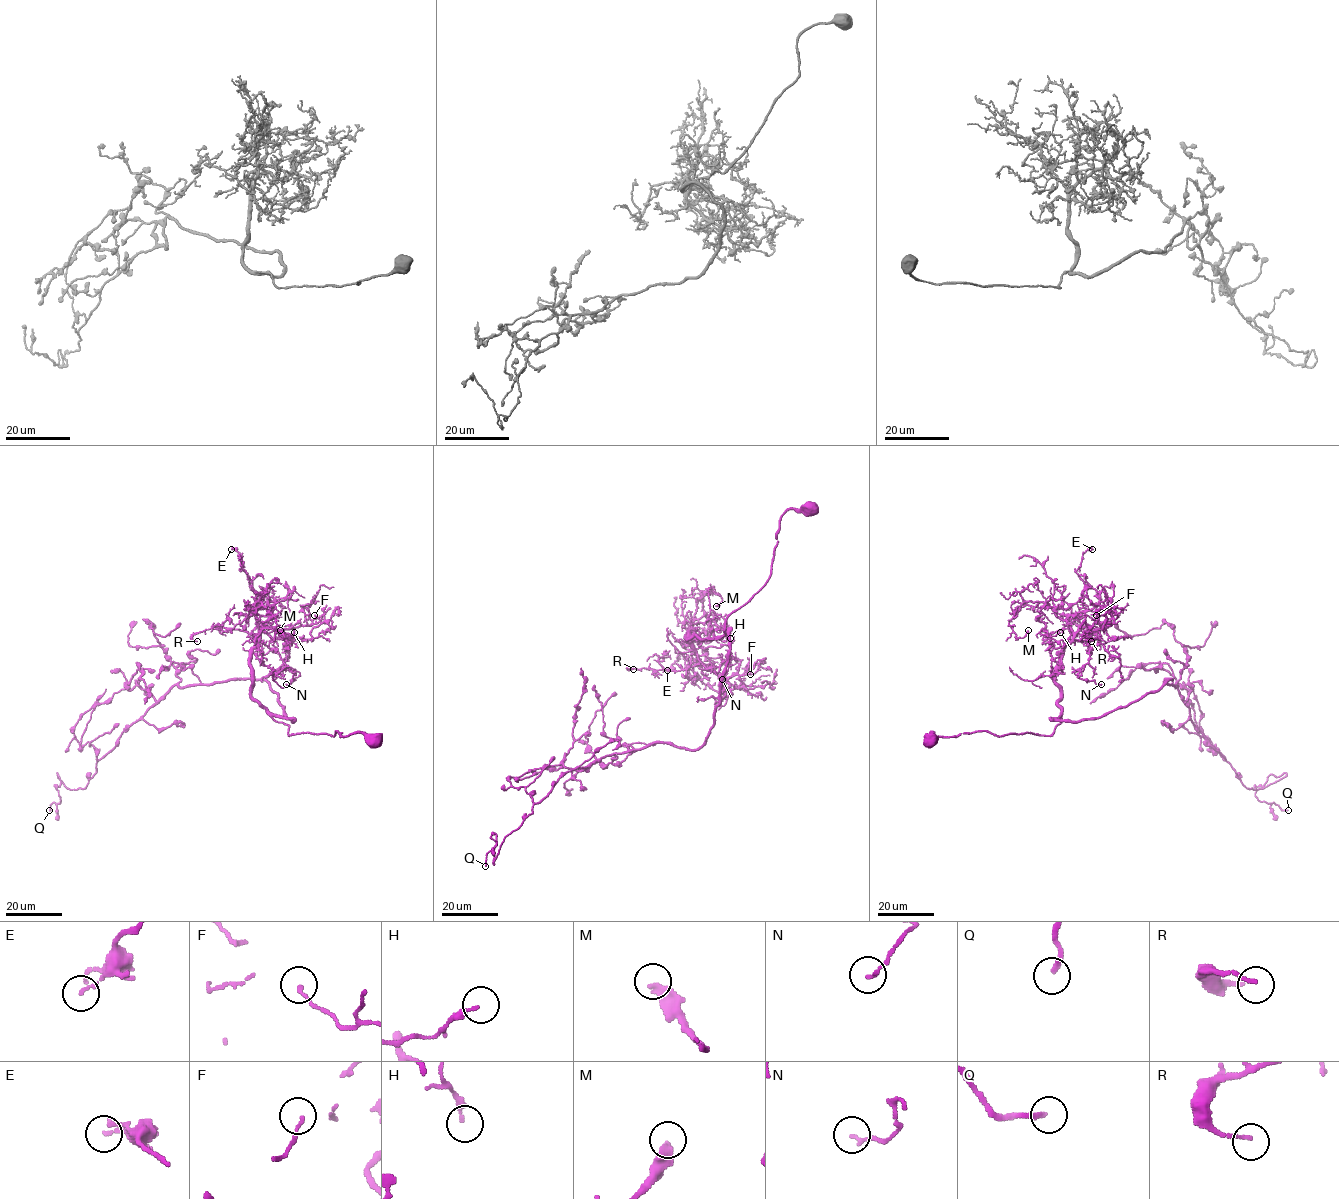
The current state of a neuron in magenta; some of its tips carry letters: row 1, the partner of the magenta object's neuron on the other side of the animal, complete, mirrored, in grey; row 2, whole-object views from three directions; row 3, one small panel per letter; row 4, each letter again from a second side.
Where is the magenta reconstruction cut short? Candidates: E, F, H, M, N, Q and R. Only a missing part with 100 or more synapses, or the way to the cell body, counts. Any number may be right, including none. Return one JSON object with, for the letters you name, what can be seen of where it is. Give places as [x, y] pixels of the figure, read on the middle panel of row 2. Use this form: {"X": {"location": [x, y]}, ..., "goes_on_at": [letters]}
{"goes_on_at": []}

